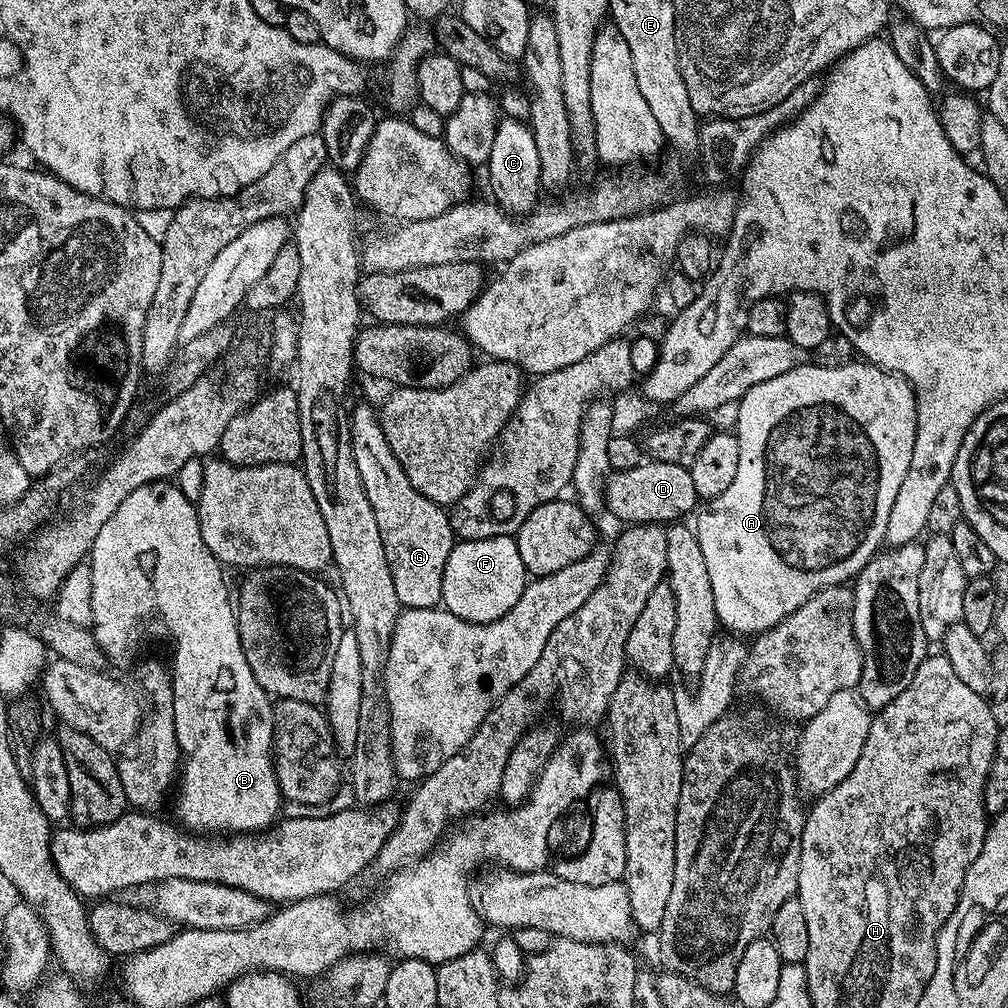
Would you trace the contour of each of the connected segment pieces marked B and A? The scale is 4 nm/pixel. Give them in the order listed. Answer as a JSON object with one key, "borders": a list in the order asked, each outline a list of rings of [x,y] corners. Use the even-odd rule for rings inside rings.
{"borders":[[[[172,482],[138,486],[114,510],[114,518],[102,526],[98,538],[94,538],[90,567],[90,627],[113,669],[135,665],[141,659],[140,651],[151,640],[168,639],[172,643],[174,734],[183,757],[178,772],[180,801],[176,804],[175,819],[196,834],[259,834],[271,828],[282,812],[272,751],[274,704],[262,686],[258,686],[258,678],[254,678],[254,670],[250,670],[250,662],[242,654],[234,600],[231,595],[228,597],[228,584],[224,581],[225,569],[206,550],[206,542],[202,542],[193,500],[186,498]]],[[[809,362],[786,374],[778,374],[778,378],[770,378],[770,382],[758,382],[758,386],[750,389],[735,405],[735,414],[734,434],[738,438],[738,474],[734,474],[734,482],[730,482],[727,490],[722,490],[718,498],[705,503],[699,509],[695,517],[697,520],[696,524],[694,523],[694,531],[698,538],[698,546],[702,546],[702,555],[706,557],[710,590],[714,590],[717,621],[723,627],[725,624],[732,631],[729,633],[748,638],[753,634],[770,630],[778,622],[782,622],[782,618],[794,614],[794,610],[798,610],[802,602],[818,594],[818,590],[826,590],[835,584],[847,585],[849,581],[859,576],[861,570],[872,561],[873,556],[881,551],[885,543],[886,522],[890,522],[890,509],[894,506],[894,498],[902,486],[902,478],[906,478],[906,470],[914,454],[916,394],[903,376],[887,372],[867,362],[853,362],[833,368],[823,368],[815,362]]]]}

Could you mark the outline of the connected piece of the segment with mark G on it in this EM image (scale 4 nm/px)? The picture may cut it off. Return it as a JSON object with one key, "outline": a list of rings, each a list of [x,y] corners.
{"outline":[[[360,404],[356,409],[353,407],[350,419],[354,462],[358,466],[358,474],[362,474],[366,498],[370,498],[370,506],[374,506],[374,519],[378,521],[378,534],[382,534],[382,546],[386,550],[386,562],[390,562],[390,574],[394,578],[398,602],[404,608],[437,607],[442,601],[442,574],[446,570],[446,560],[450,558],[454,543],[448,512],[441,505],[430,502],[430,498],[418,494],[414,486],[410,486],[410,478],[406,478],[402,462],[394,458],[394,450],[390,450],[390,442],[386,442],[386,434],[382,430],[375,407],[372,409],[368,404]]]}

